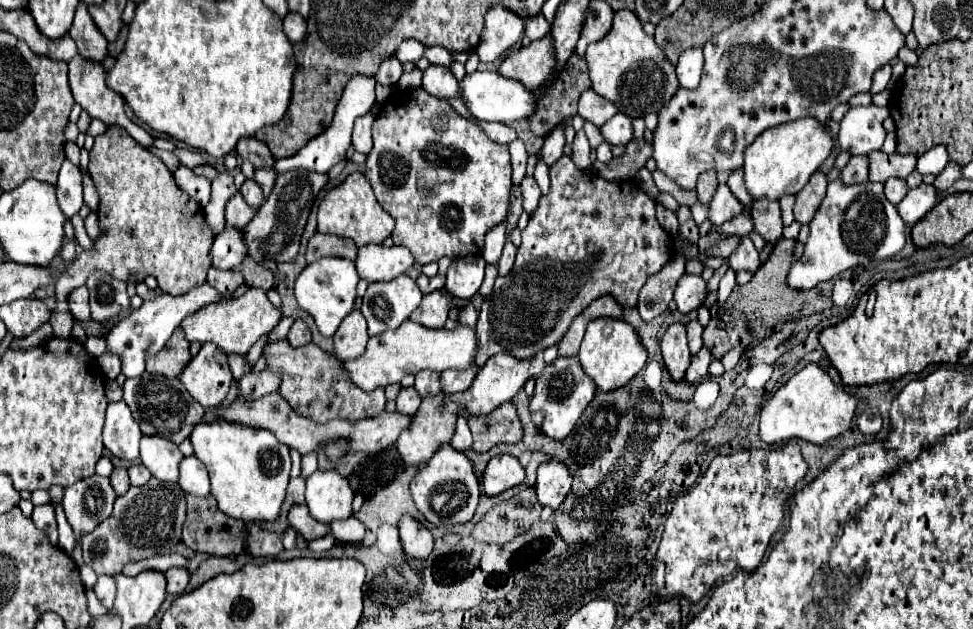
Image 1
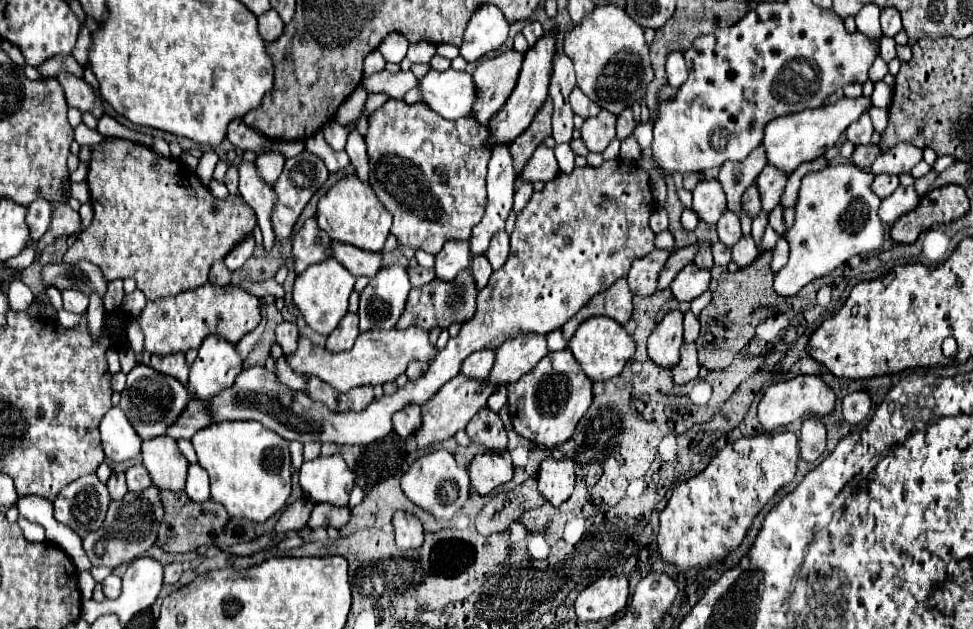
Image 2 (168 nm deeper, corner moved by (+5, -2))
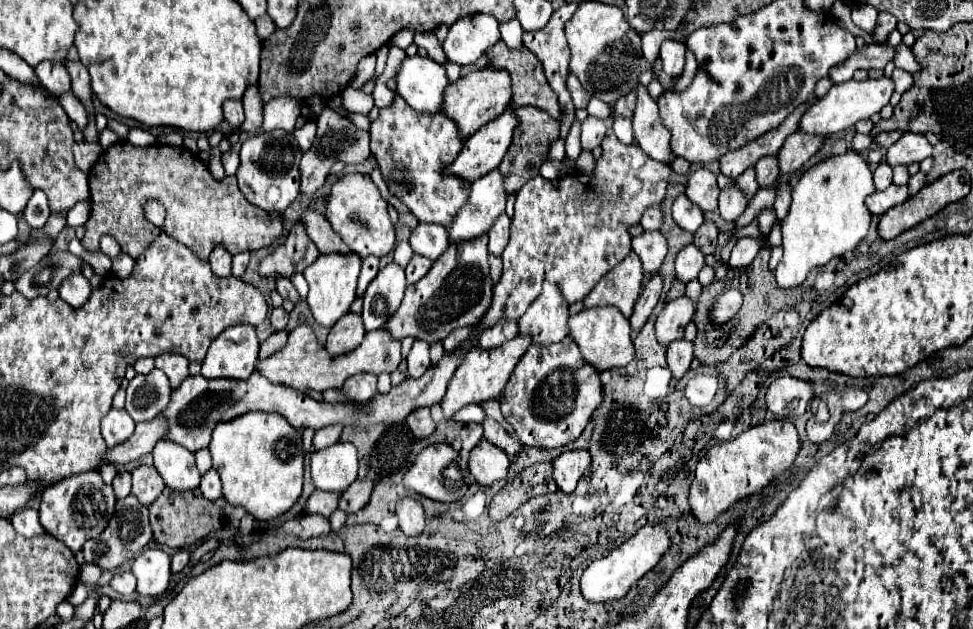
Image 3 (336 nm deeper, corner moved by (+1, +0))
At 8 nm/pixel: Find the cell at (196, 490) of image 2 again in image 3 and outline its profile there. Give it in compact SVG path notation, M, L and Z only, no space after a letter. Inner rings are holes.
M210 468L206 474L202 474L202 480L200 480L200 492L202 496L206 496L208 500L216 500L222 496L222 486L220 486L220 480L218 480L218 474Z

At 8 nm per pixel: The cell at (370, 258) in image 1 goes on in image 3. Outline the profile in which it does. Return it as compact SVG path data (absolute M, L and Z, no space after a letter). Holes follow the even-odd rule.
M306 210L300 220L306 224L306 230L314 244L318 246L320 254L352 254L350 248L346 248L342 238L330 228L328 220L322 214Z

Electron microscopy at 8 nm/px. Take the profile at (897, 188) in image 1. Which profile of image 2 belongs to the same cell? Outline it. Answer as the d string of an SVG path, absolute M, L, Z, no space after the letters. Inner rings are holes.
M878 174L878 176L874 176L872 190L880 198L886 198L886 196L890 196L898 188L898 184L900 184L898 176L894 176L894 174Z

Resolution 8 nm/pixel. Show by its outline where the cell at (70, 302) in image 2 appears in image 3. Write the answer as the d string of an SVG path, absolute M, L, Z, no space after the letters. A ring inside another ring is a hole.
M70 276L62 282L58 292L60 292L60 298L66 304L70 304L72 308L80 308L90 298L92 288L90 288L90 282L84 276Z

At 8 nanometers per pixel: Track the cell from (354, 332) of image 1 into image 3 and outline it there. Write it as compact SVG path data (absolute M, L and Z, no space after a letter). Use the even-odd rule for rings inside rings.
M348 312L346 316L342 316L342 320L338 320L338 324L334 324L334 328L330 328L330 334L326 340L326 350L330 356L348 354L350 350L358 348L364 334L366 334L366 330L364 330L360 314Z

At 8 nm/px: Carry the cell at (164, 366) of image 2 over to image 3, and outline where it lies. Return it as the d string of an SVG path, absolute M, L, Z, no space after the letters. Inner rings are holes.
M160 354L156 358L156 368L160 368L168 378L172 388L178 388L190 374L188 374L188 360L180 354Z

